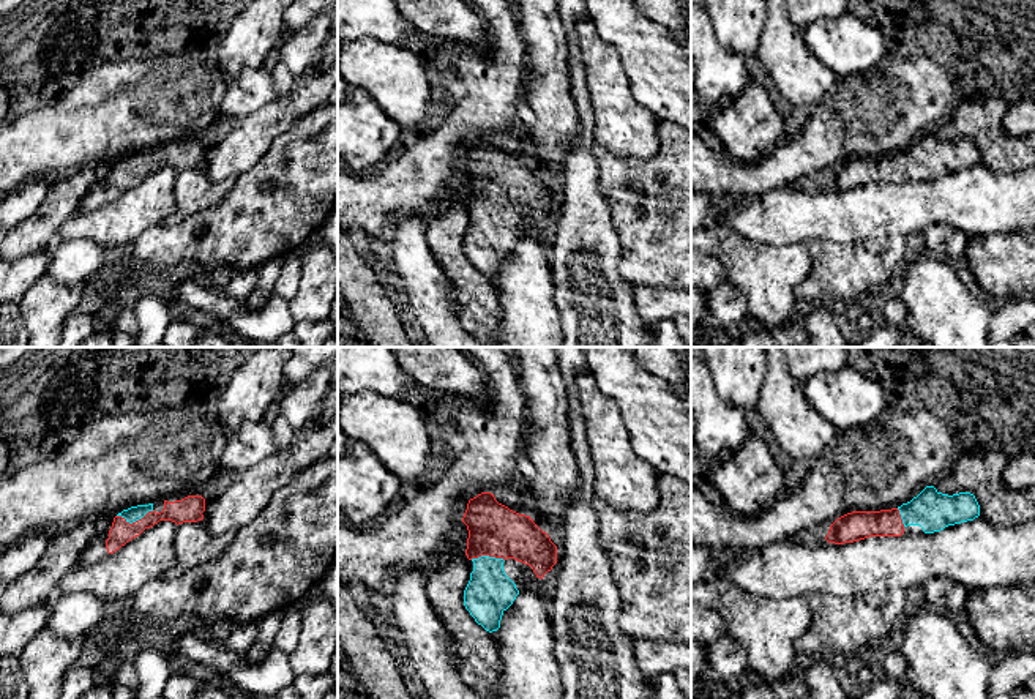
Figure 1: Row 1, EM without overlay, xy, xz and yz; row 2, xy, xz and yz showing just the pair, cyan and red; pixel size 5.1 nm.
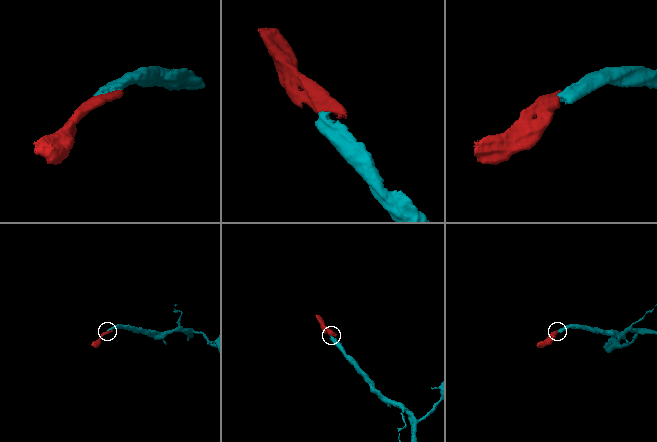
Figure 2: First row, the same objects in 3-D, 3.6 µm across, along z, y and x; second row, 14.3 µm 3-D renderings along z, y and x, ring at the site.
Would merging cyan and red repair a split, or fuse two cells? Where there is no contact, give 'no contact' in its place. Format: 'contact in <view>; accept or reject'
contact in xy; accept

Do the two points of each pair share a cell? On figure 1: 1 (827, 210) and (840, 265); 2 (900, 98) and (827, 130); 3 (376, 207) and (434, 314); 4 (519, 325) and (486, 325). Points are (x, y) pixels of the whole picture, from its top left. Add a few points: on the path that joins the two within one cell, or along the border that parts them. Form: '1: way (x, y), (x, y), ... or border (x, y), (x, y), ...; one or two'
1: border (870, 237), (848, 243), (805, 243); two
2: way (882, 111), (844, 125); one
3: border (422, 216), (399, 215), (384, 234); two
4: border (494, 289), (499, 299), (500, 330); two

